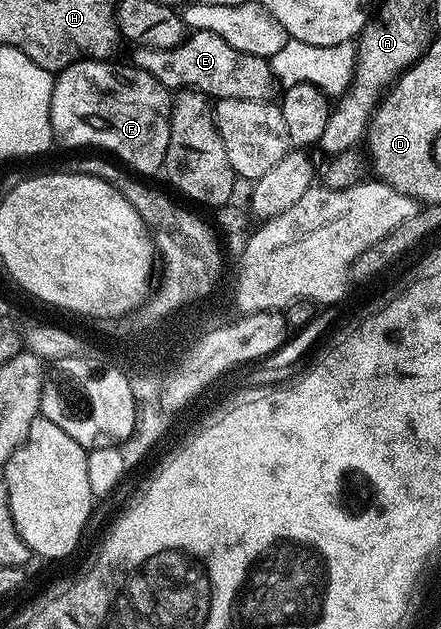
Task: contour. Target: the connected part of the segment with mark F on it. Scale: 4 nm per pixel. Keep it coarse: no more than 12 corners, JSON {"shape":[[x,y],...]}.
{"shape":[[135,64],[55,74],[55,140],[159,174],[173,94]]}

